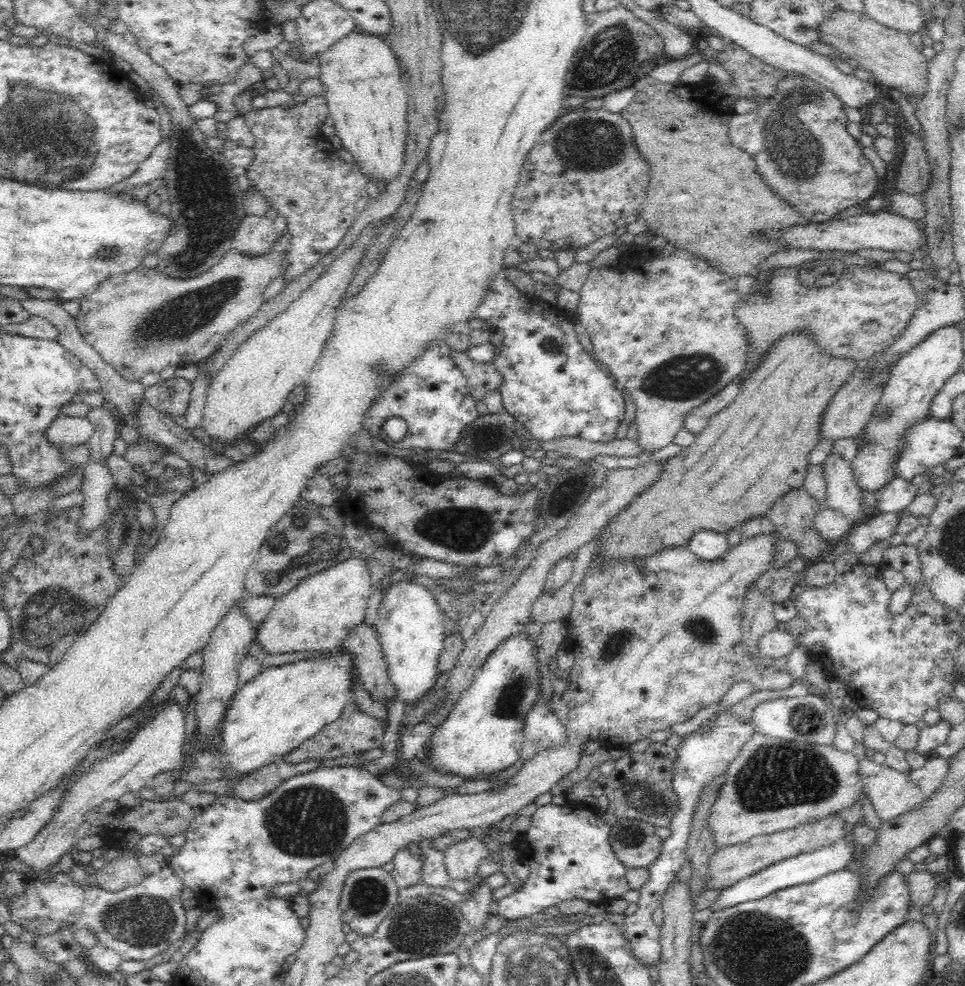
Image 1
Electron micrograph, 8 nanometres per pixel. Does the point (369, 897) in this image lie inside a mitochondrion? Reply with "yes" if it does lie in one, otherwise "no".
yes

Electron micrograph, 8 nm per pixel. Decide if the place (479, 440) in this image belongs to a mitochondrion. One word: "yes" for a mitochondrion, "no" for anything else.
yes

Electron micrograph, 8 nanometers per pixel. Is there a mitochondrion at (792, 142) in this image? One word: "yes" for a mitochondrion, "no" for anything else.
yes

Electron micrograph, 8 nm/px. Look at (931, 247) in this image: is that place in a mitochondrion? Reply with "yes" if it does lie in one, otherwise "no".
no

